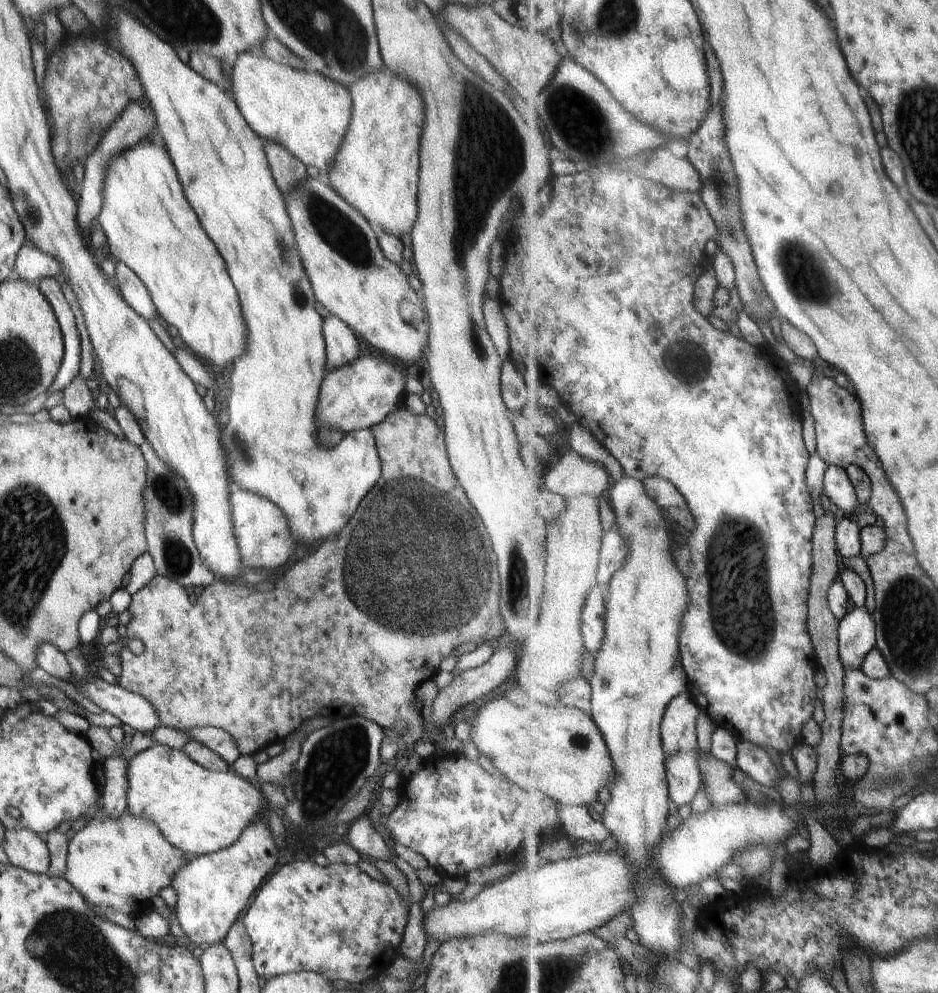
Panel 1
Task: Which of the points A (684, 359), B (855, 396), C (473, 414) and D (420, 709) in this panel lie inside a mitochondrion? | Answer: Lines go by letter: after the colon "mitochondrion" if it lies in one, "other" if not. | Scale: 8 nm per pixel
A: mitochondrion
B: other
C: other
D: other

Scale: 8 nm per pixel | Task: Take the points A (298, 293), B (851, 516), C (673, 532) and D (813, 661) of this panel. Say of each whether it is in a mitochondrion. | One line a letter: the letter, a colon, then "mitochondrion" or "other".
A: mitochondrion
B: other
C: other
D: other

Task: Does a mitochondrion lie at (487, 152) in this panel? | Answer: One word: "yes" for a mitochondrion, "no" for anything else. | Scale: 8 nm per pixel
yes

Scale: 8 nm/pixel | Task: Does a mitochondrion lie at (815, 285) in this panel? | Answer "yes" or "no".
yes

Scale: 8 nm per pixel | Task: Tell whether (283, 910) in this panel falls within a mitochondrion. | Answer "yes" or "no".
yes

